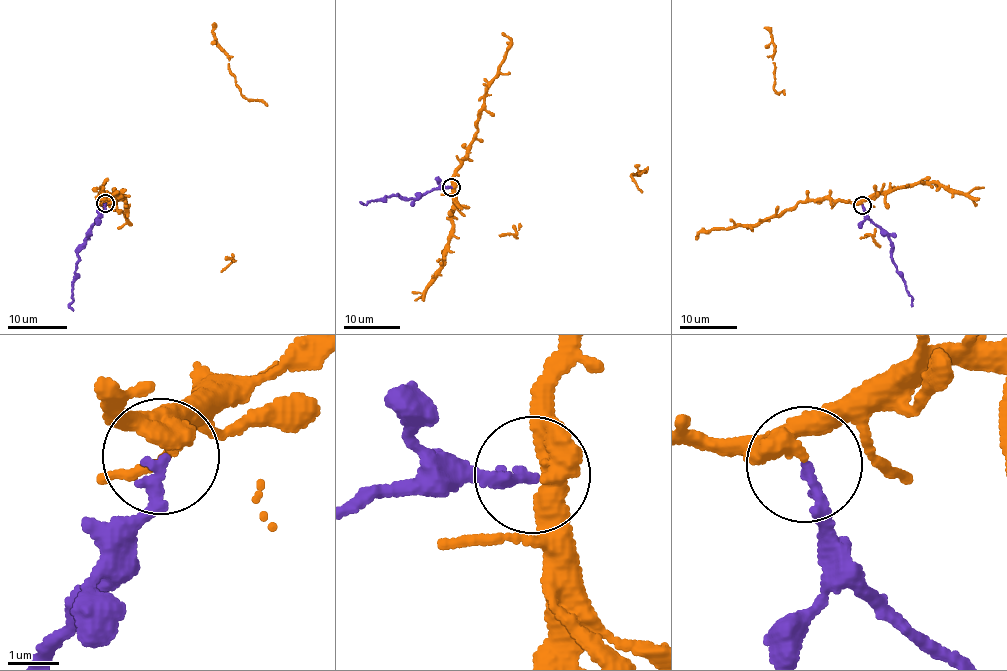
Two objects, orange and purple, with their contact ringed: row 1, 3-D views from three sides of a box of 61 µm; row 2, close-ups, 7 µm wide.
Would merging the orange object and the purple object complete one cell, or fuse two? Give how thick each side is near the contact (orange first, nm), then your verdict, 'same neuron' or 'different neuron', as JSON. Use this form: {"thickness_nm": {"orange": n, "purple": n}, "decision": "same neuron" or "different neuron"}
{"thickness_nm": {"orange": 320, "purple": 200}, "decision": "different neuron"}

